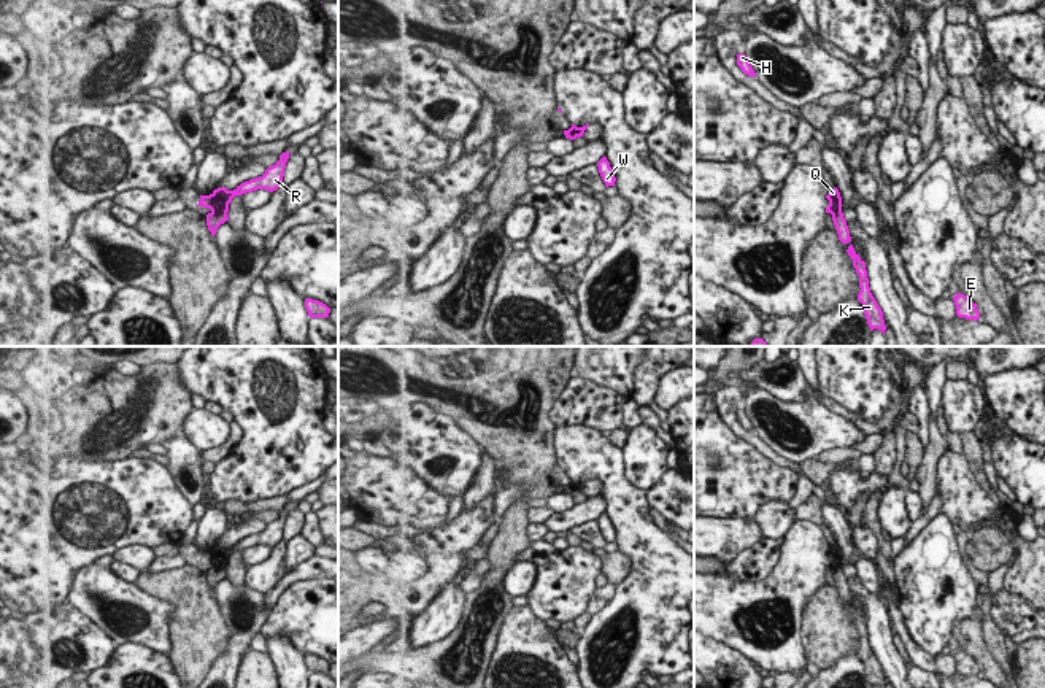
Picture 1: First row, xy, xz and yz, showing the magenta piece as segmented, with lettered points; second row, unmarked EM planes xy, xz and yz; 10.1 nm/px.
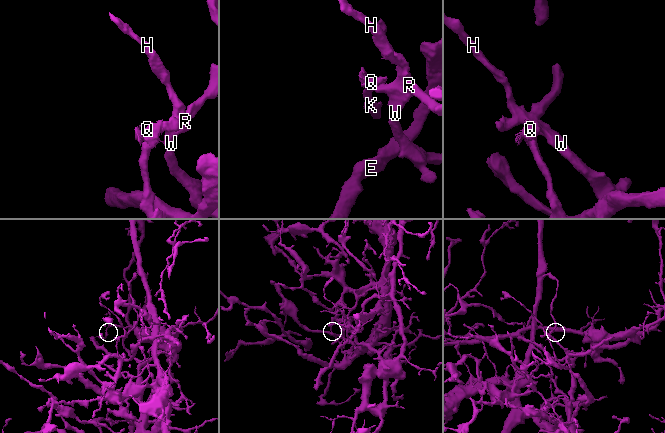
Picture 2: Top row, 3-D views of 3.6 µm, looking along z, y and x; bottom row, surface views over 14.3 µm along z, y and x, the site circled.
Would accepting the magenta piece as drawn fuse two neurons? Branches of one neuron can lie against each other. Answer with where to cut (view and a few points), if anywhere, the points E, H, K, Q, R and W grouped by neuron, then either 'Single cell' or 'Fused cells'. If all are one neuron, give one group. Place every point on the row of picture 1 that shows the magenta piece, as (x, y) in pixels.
Split along xy (212, 212), (227, 218). Groups: E K / H Q R W. Fused cells

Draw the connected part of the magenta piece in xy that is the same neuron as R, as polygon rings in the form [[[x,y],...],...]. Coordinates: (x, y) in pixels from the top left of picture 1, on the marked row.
[[[289,151],[280,156],[280,160],[268,167],[265,173],[259,178],[249,180],[237,186],[233,191],[226,187],[214,189],[210,195],[200,195],[199,207],[210,208],[211,213],[227,218],[229,203],[235,195],[253,192],[257,189],[276,191],[283,184],[286,162],[289,159]]]

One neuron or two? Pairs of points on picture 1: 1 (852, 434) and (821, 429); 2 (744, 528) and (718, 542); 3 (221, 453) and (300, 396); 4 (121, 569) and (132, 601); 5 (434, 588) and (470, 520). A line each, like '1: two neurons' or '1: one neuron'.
1: one neuron
2: one neuron
3: two neurons
4: two neurons
5: one neuron

